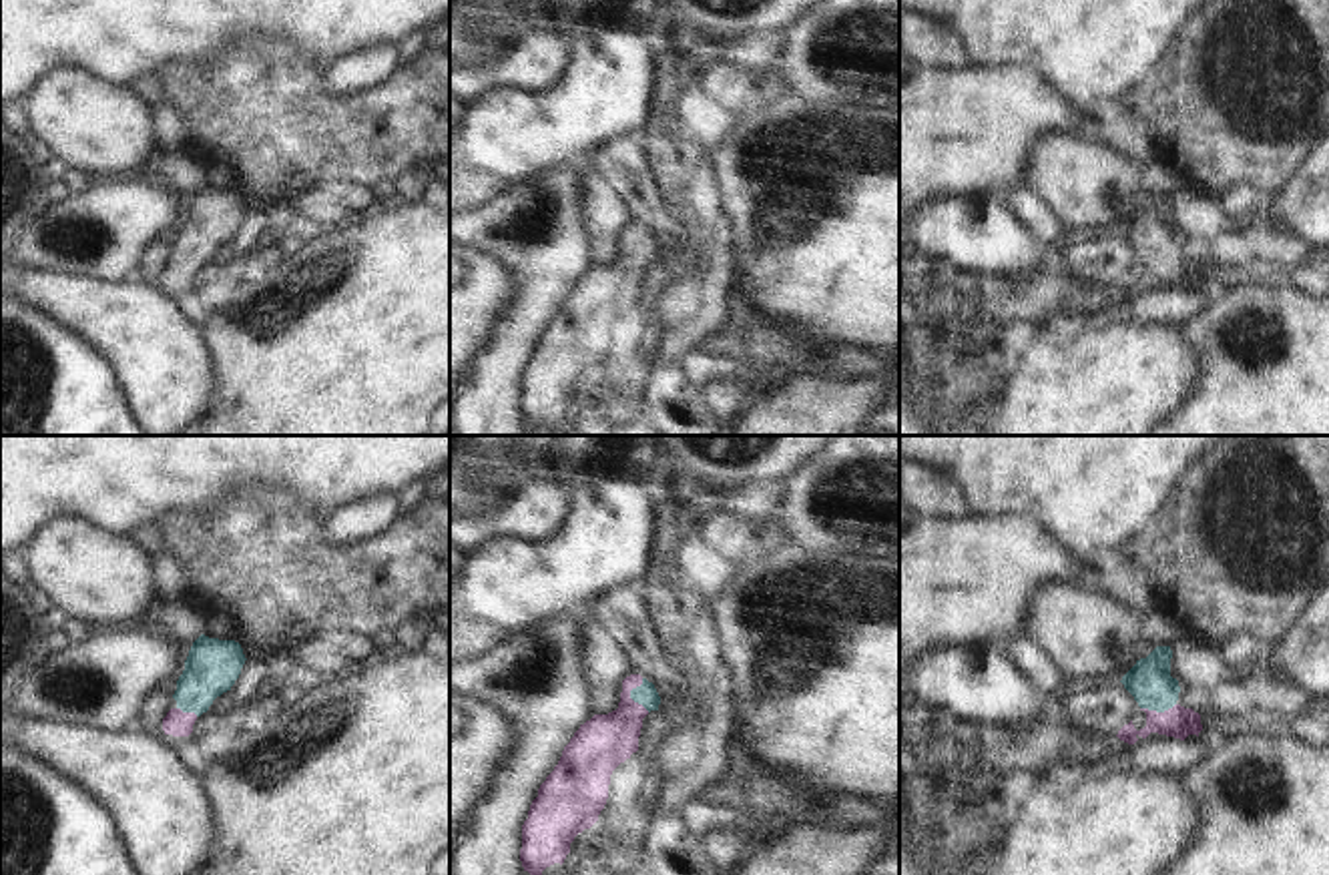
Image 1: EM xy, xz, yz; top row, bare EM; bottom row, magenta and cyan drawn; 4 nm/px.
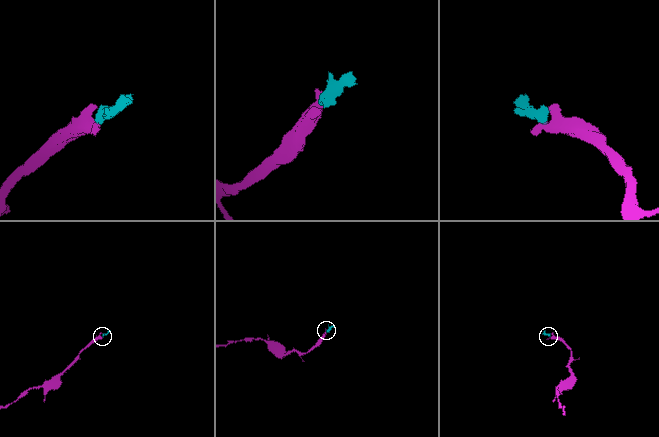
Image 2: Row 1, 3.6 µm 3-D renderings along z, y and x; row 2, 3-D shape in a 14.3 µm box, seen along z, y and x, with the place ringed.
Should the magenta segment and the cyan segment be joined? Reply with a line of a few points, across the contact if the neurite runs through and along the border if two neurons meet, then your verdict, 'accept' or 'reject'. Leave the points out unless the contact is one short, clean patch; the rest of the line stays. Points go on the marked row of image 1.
line xz (605, 741), (627, 719), (629, 697), (645, 695); accept

